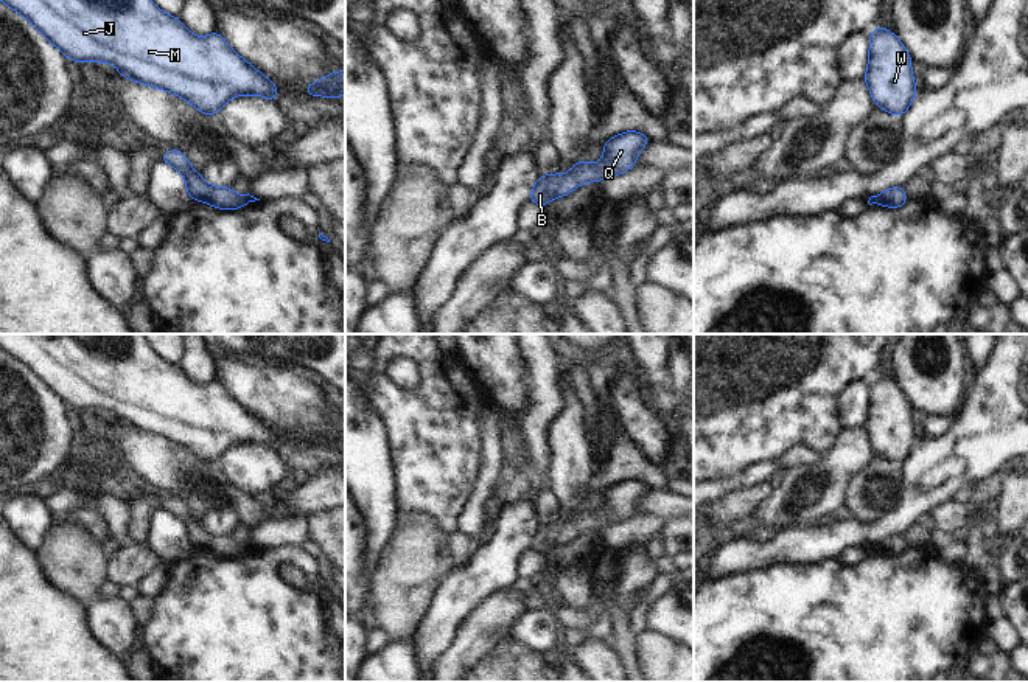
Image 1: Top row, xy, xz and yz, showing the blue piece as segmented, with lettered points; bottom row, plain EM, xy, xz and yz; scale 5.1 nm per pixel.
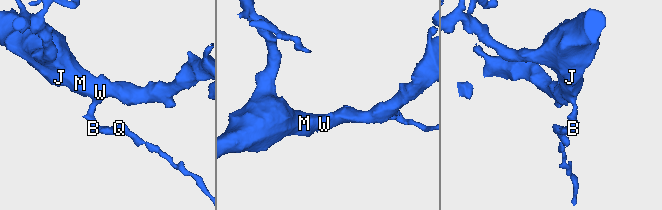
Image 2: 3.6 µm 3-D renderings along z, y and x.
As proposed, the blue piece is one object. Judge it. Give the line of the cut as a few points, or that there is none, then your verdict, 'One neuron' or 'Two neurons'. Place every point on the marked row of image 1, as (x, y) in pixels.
No split. One neuron

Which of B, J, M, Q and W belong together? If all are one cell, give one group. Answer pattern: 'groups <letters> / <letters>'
groups B J M Q W

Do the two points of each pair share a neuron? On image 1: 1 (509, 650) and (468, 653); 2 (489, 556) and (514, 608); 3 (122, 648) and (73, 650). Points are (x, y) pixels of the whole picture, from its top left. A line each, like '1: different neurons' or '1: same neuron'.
1: different neurons
2: different neurons
3: different neurons

